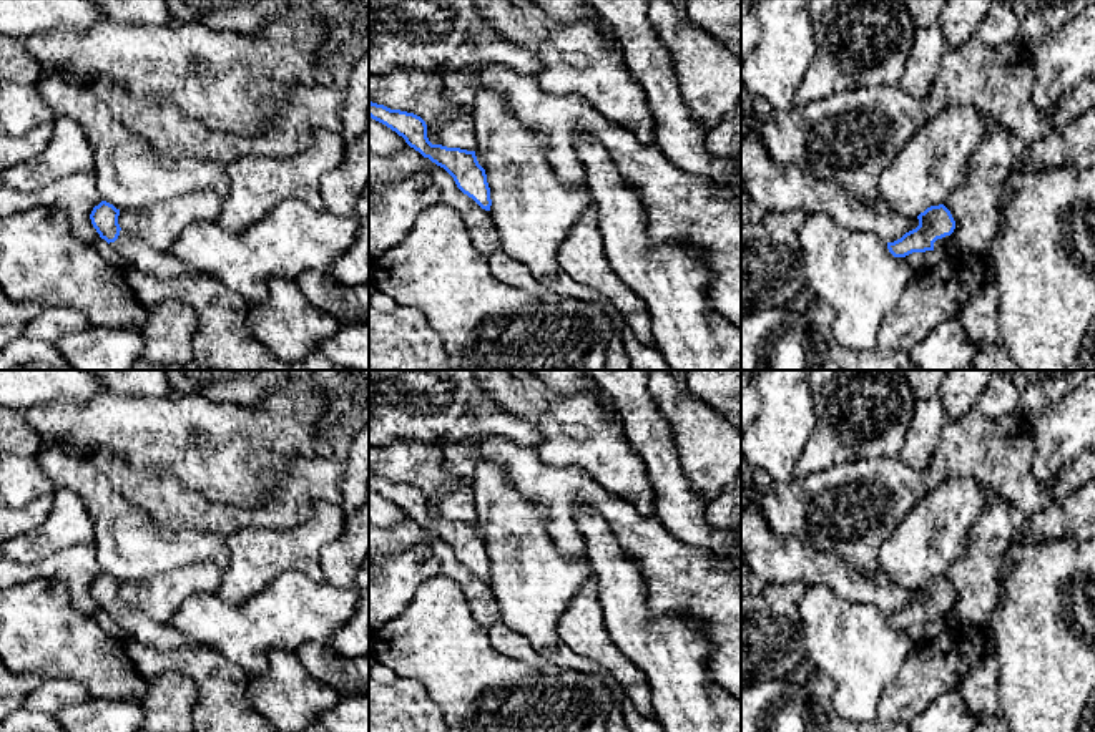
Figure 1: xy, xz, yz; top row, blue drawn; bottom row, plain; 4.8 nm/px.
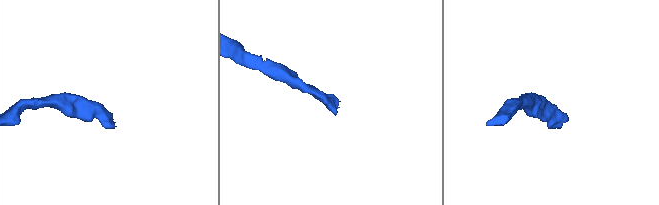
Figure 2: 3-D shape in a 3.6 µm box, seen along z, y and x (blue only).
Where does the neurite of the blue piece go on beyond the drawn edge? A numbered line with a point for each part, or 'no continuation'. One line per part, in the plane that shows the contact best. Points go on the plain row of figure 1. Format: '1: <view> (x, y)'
1: yz (941, 616)

